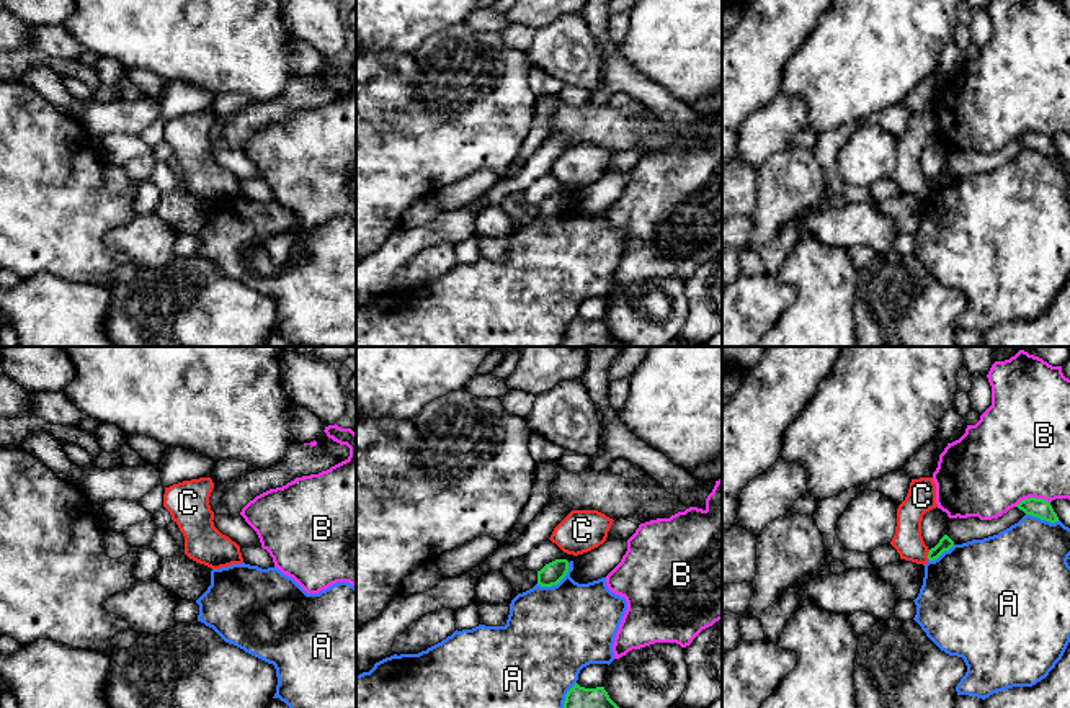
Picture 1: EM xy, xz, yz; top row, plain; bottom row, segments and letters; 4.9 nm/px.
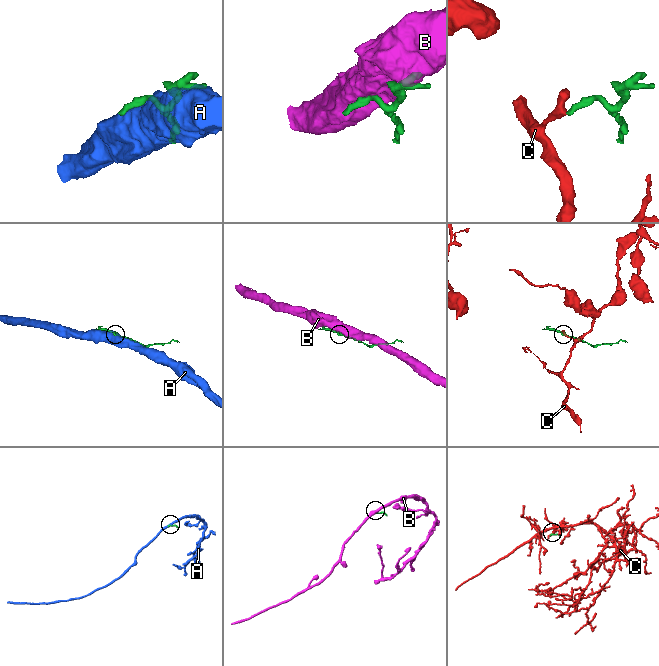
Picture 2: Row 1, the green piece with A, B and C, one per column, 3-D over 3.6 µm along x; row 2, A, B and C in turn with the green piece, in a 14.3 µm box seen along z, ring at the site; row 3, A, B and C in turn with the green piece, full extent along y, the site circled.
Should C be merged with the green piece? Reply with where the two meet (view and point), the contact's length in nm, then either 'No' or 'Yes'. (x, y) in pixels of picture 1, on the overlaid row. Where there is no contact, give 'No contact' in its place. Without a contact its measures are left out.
Touches green at yz (928, 555). Shared border 50 nm. No

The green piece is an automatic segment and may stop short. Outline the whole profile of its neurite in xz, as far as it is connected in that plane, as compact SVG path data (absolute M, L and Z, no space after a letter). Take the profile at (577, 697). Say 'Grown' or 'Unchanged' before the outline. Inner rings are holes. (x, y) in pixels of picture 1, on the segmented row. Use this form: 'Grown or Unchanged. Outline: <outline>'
Unchanged. Outline: M575 683L565 695L564 708L619 708L604 687L585 688Z

